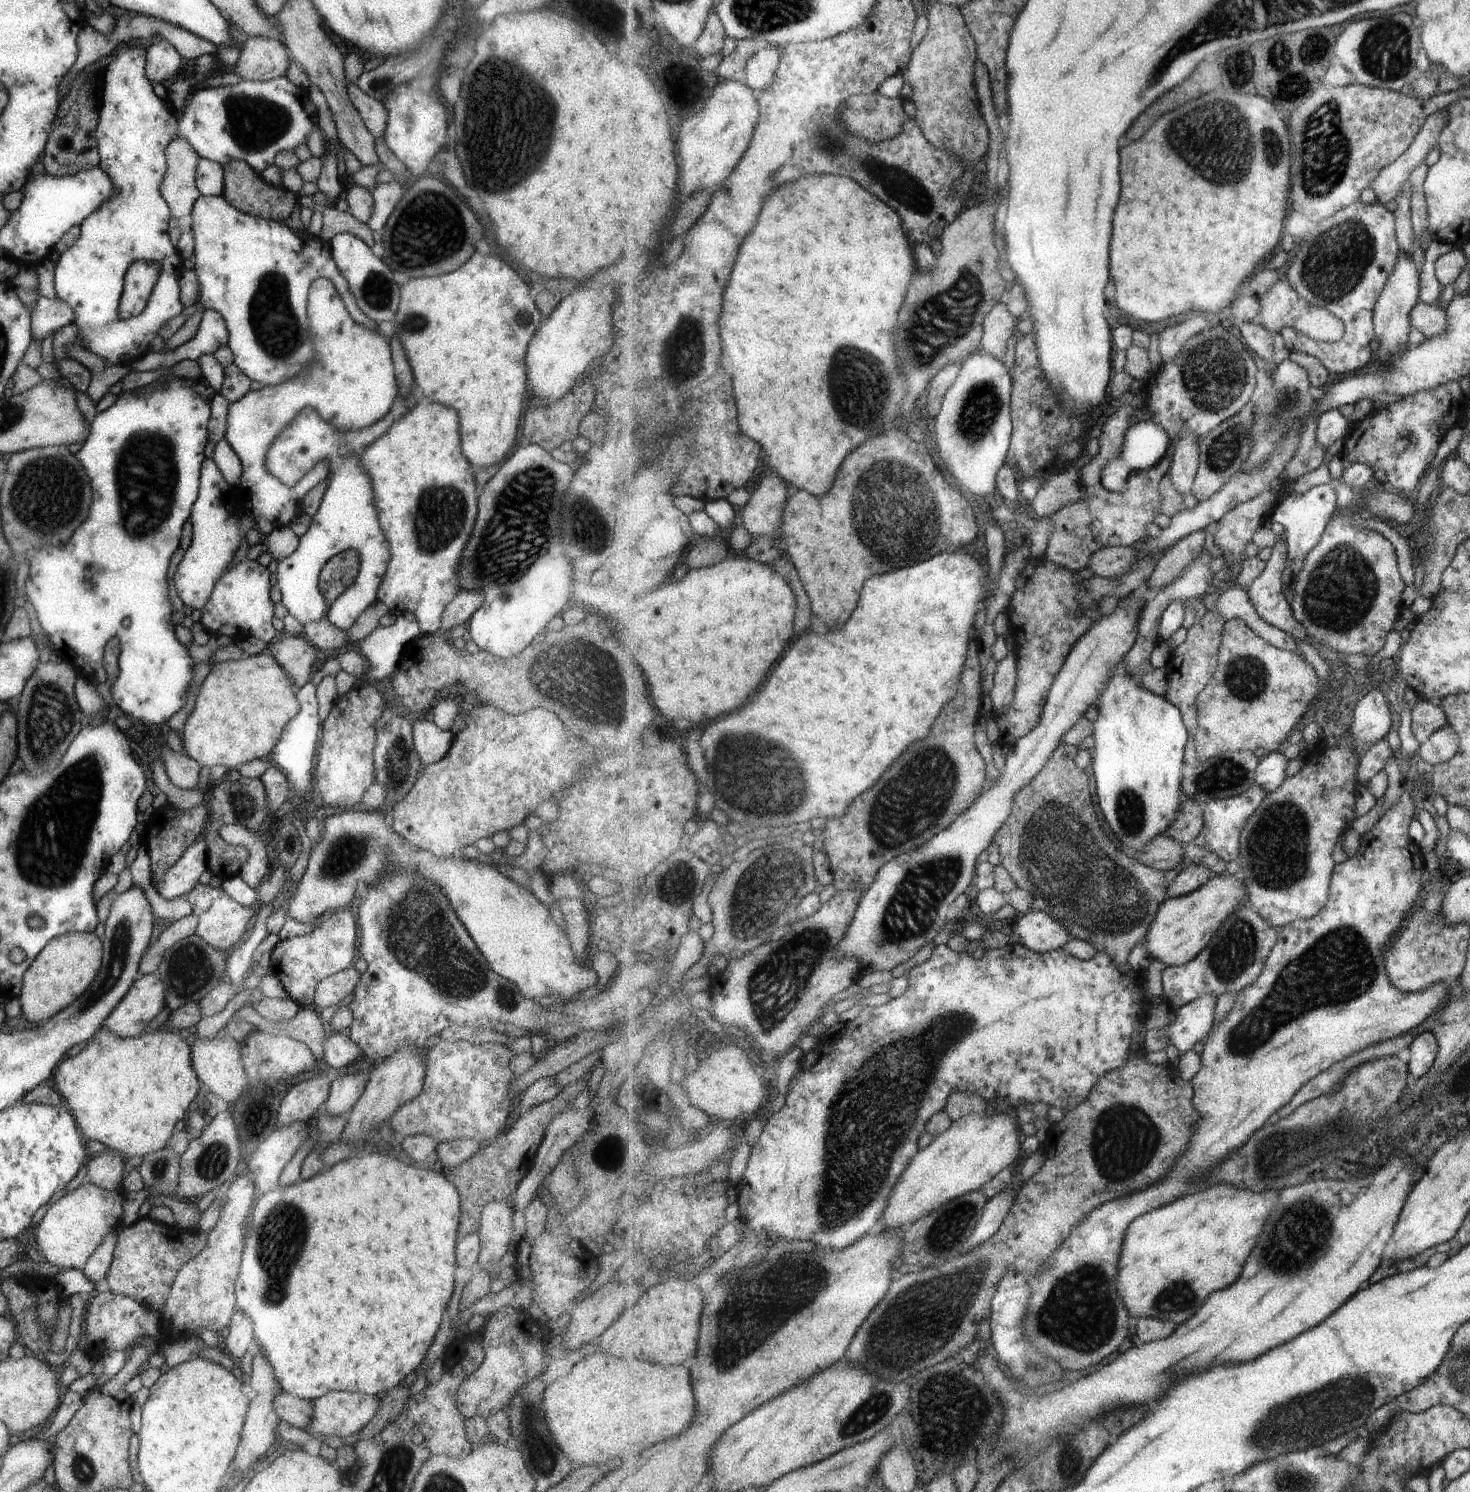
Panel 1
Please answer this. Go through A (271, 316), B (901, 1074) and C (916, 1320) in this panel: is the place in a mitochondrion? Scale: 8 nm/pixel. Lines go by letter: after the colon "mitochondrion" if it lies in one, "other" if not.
A: mitochondrion
B: mitochondrion
C: mitochondrion

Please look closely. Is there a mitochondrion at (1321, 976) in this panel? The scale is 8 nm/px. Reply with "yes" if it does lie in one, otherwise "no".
yes

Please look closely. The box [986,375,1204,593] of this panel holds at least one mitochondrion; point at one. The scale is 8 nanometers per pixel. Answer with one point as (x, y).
(1144, 485)

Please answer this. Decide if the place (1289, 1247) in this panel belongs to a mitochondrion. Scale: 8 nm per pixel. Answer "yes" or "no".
yes

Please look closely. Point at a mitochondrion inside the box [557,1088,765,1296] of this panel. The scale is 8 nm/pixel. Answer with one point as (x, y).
(609, 1151)

